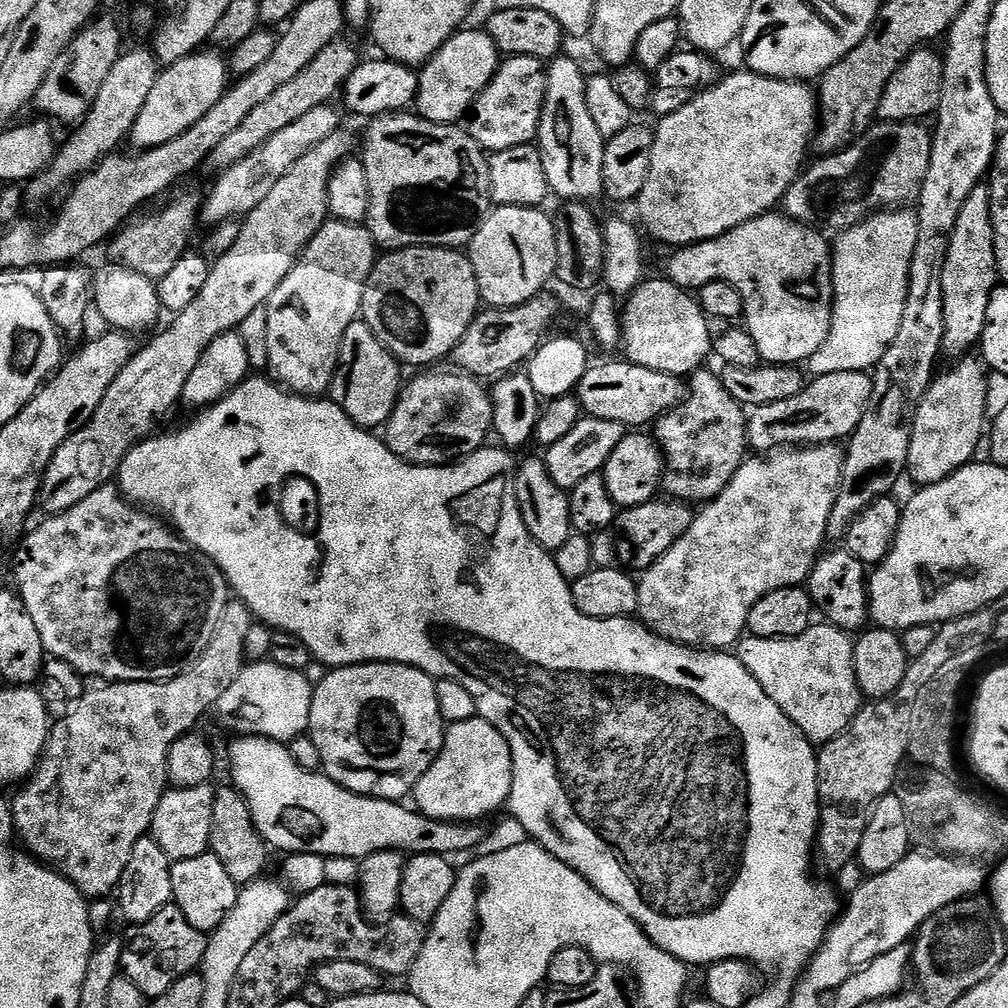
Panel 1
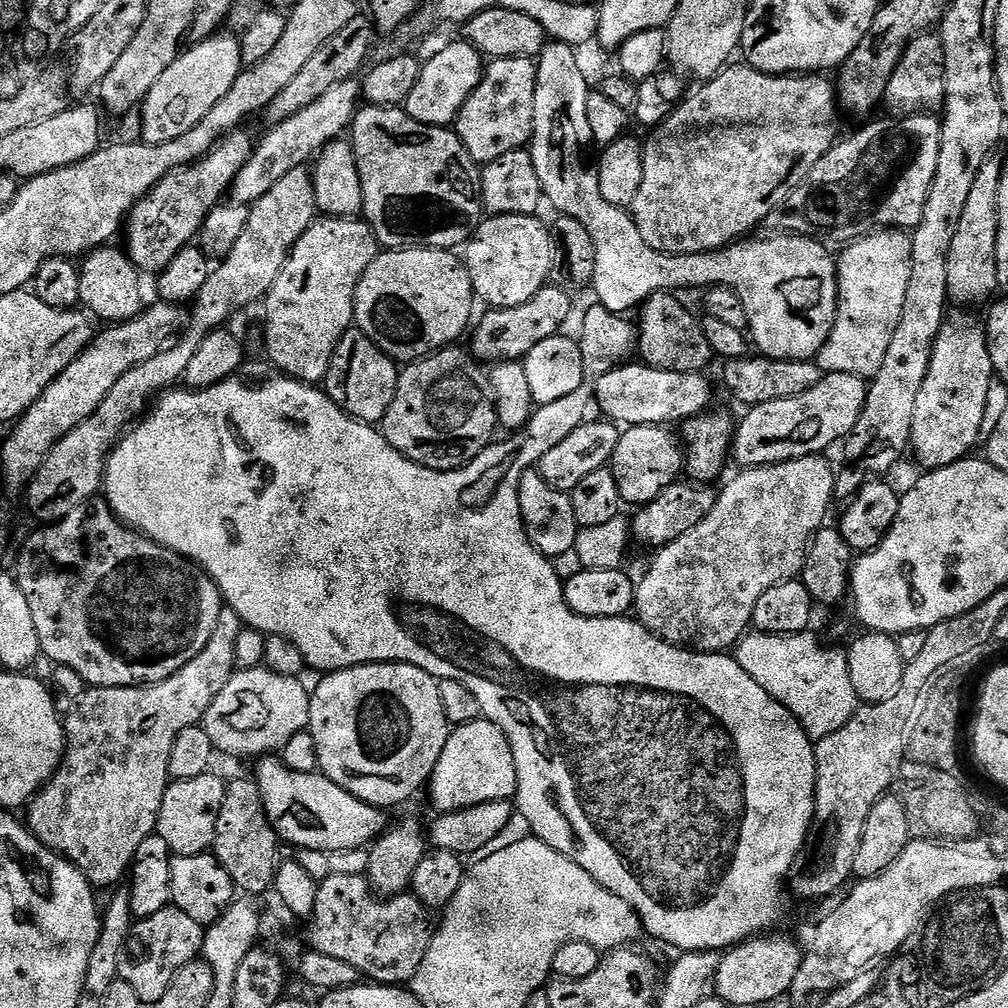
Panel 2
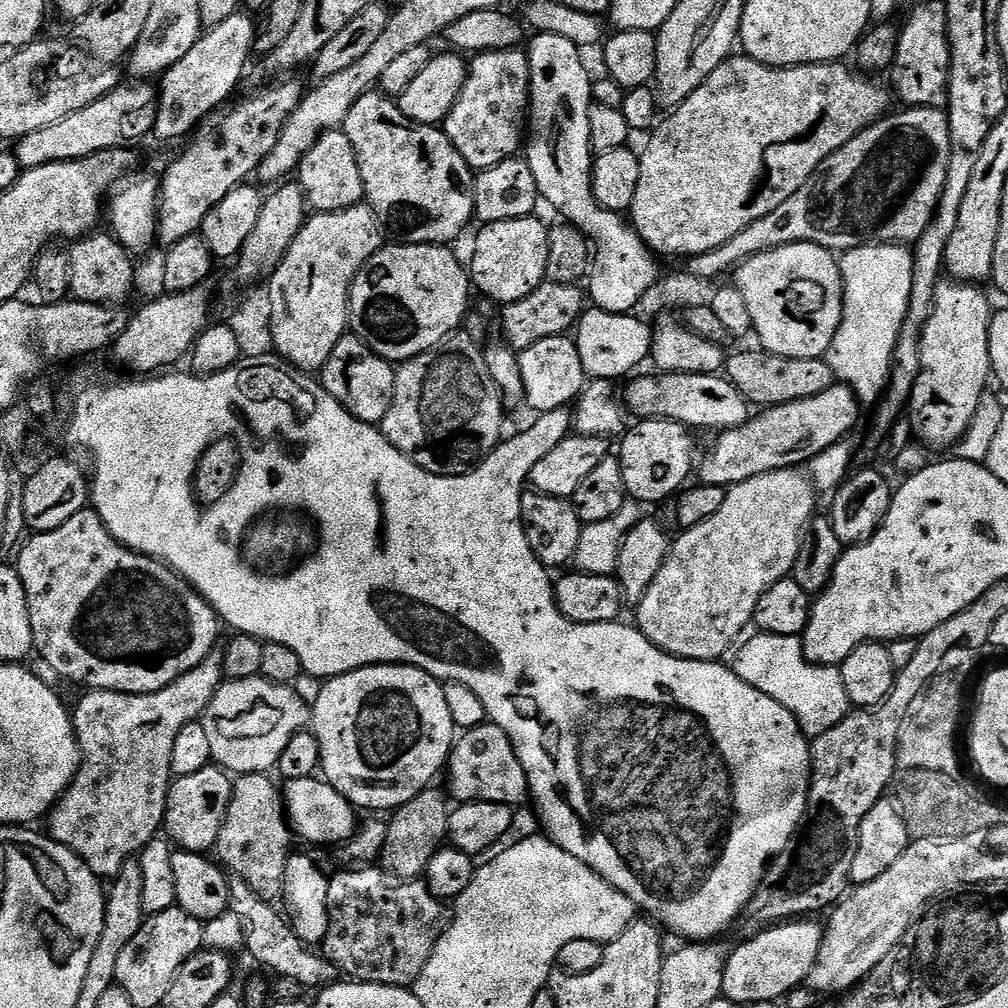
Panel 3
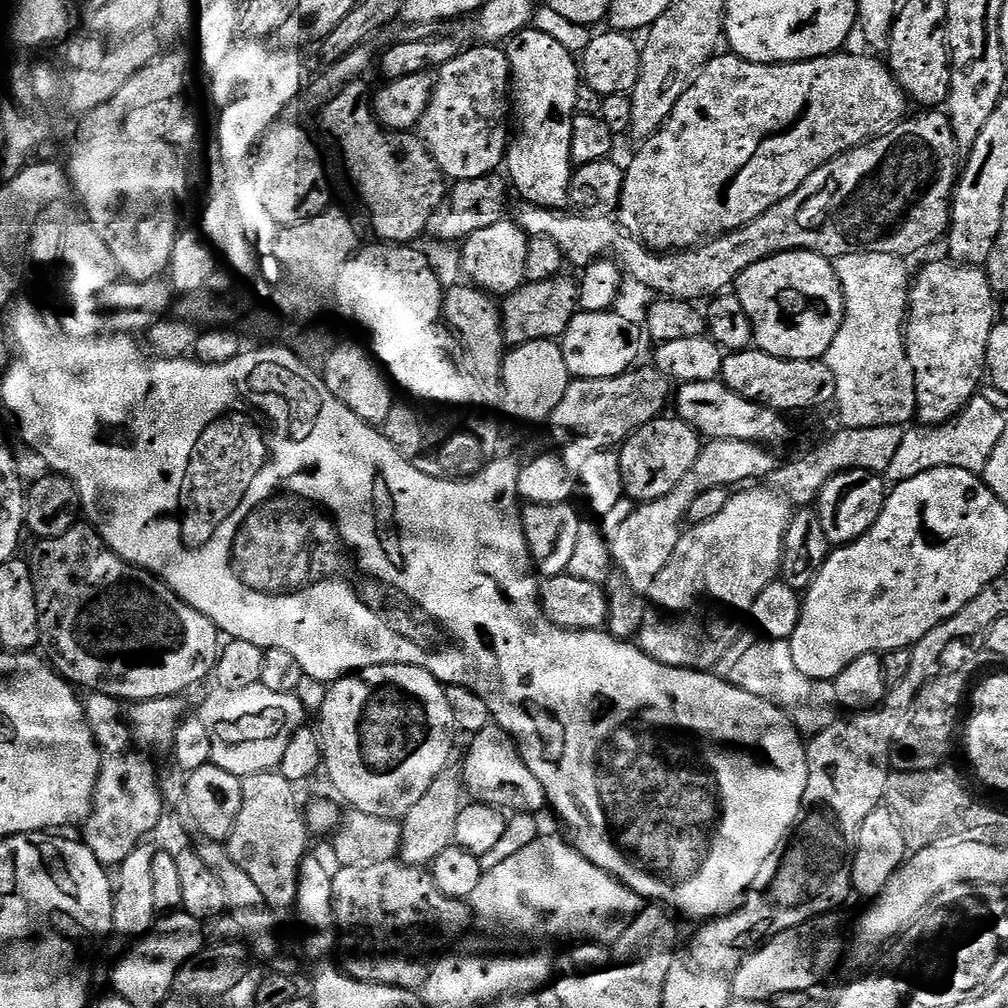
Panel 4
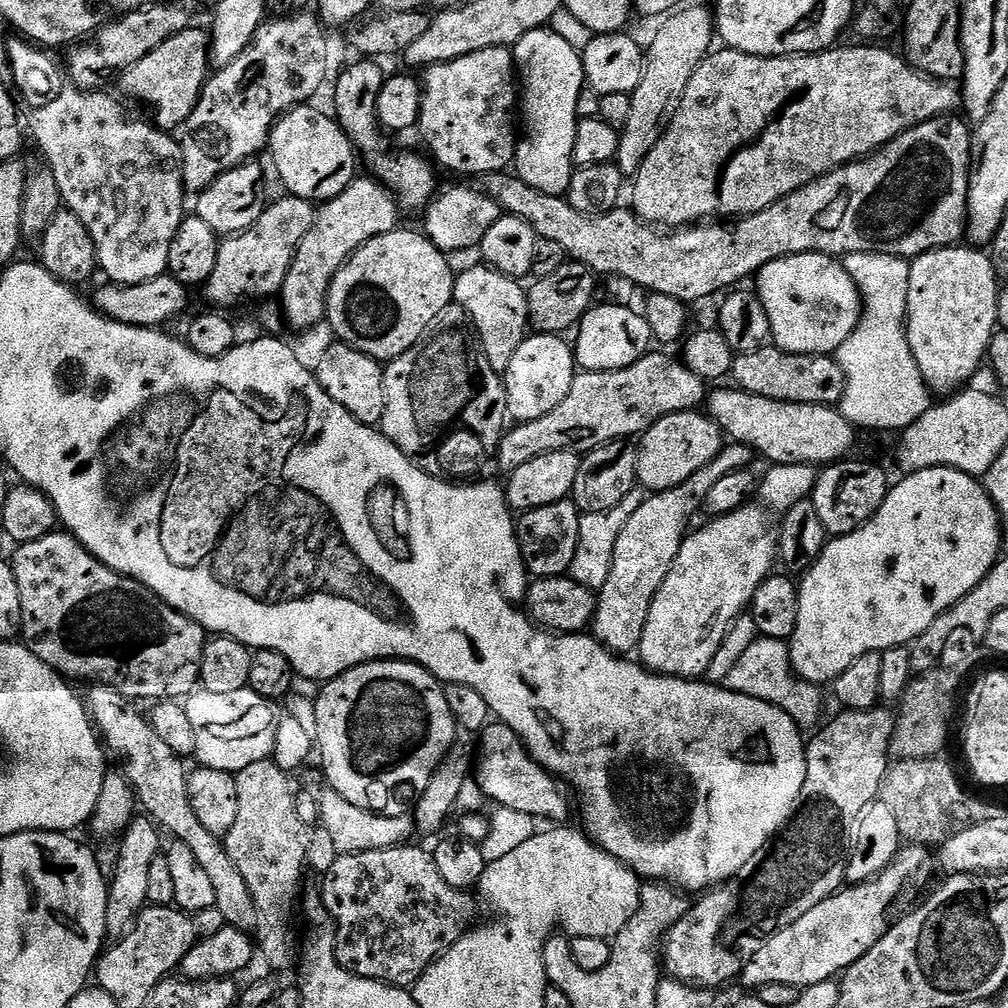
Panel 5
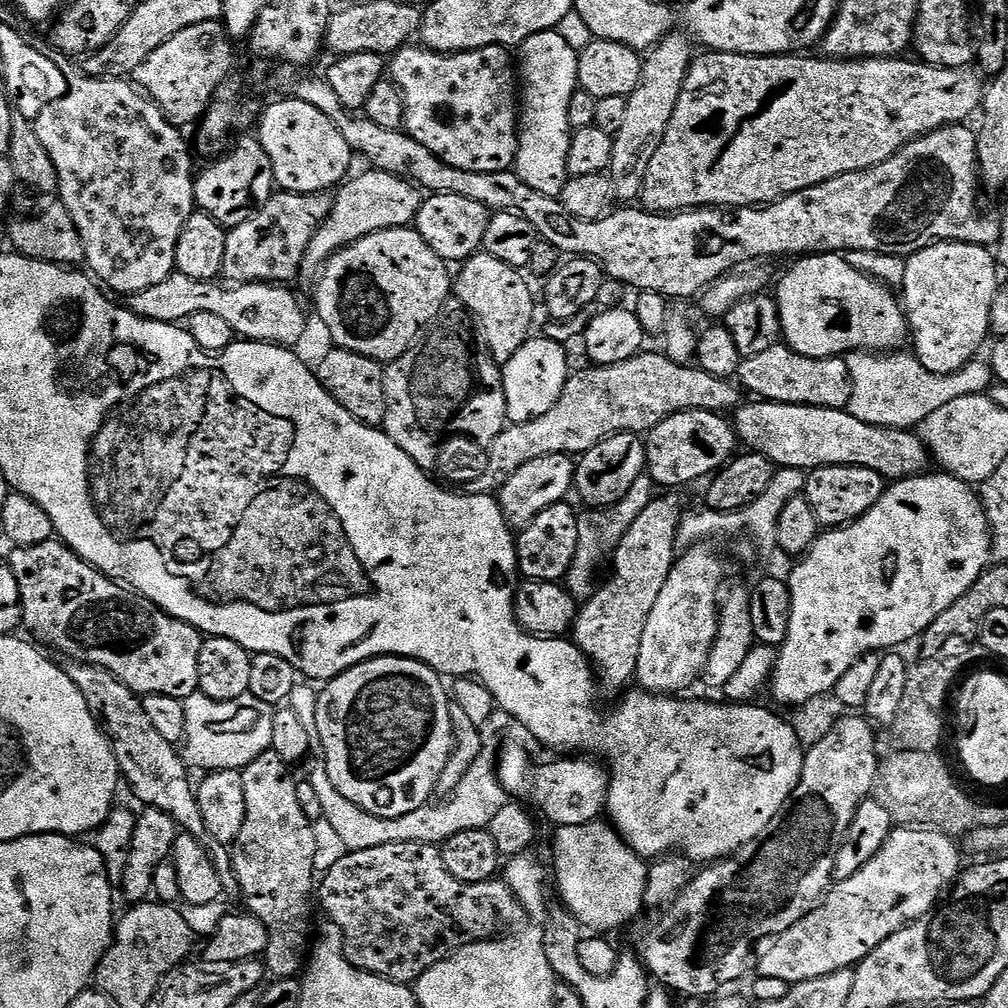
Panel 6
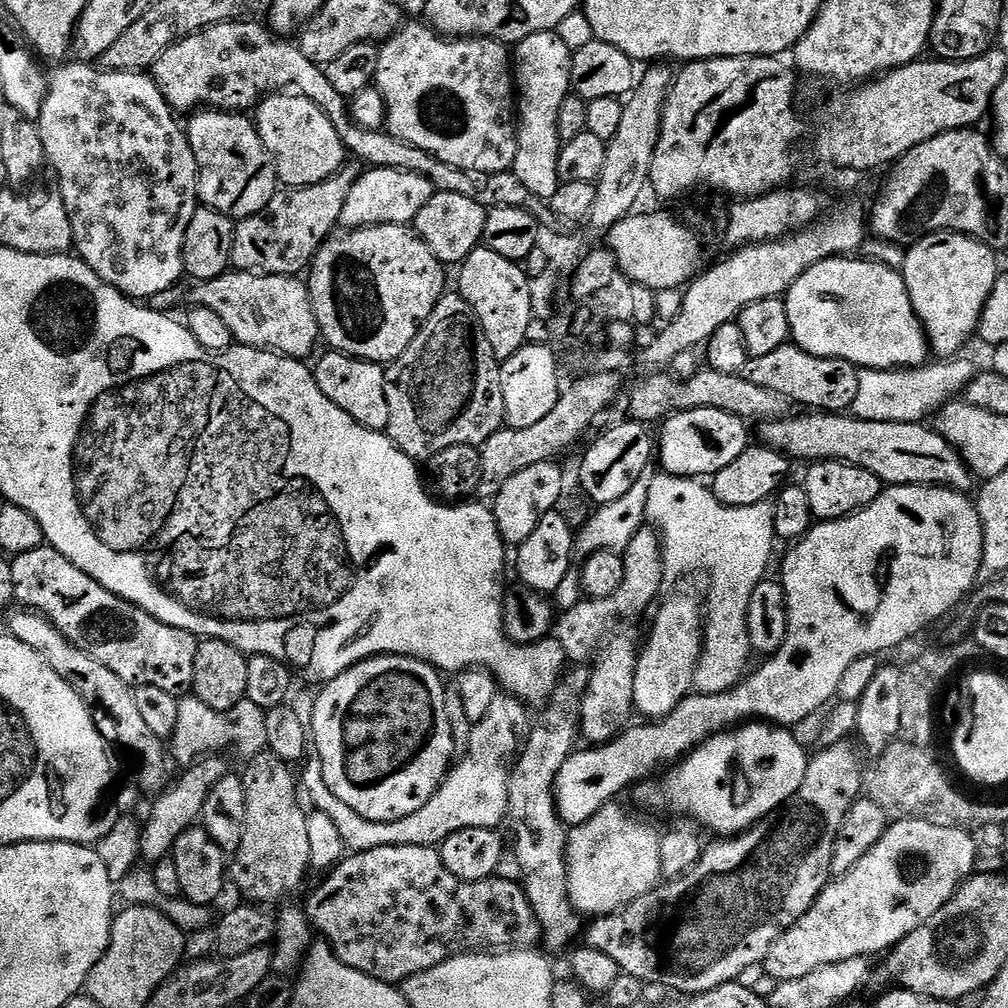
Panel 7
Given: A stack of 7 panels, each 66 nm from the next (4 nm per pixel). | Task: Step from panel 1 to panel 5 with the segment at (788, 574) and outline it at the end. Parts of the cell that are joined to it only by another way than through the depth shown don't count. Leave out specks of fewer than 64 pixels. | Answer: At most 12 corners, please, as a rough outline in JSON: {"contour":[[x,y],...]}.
{"contour":[[763,507],[685,535],[638,656],[703,677],[778,564]]}

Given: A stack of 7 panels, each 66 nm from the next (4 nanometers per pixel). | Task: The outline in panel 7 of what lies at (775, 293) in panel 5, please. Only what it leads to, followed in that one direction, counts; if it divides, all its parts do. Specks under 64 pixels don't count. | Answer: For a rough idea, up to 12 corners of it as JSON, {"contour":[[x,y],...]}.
{"contour":[[831,256],[783,297],[791,339],[865,368],[929,359],[903,275]]}

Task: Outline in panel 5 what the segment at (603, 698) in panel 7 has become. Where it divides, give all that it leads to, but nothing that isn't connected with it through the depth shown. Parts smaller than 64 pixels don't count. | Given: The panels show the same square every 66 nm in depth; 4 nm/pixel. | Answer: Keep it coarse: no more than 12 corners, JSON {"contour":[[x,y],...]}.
{"contour":[[751,448],[651,493],[622,525],[591,635],[609,652],[639,649],[650,606],[720,479]]}

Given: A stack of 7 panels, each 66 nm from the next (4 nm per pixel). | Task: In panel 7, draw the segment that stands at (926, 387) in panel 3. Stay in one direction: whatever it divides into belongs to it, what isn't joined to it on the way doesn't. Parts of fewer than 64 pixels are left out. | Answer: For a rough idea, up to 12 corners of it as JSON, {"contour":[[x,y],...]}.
{"contour":[[935,232],[902,275],[933,357],[959,357],[998,279],[985,241]]}

